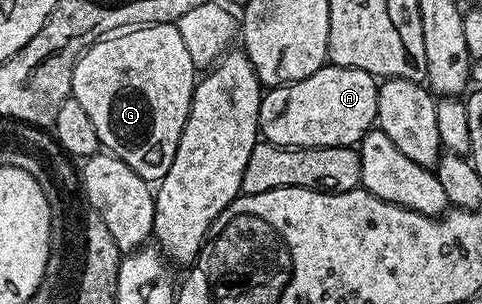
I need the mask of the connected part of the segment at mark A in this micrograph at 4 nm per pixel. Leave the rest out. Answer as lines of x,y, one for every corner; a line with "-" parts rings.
326,63
314,75
306,75
306,79
298,79
289,85
278,85
269,88
260,98
260,128
259,136
269,145
281,145
287,149
321,149
322,147
342,147
343,145
359,146
360,140
376,125
376,112
378,111
378,81
366,71
358,71
354,67
338,67

